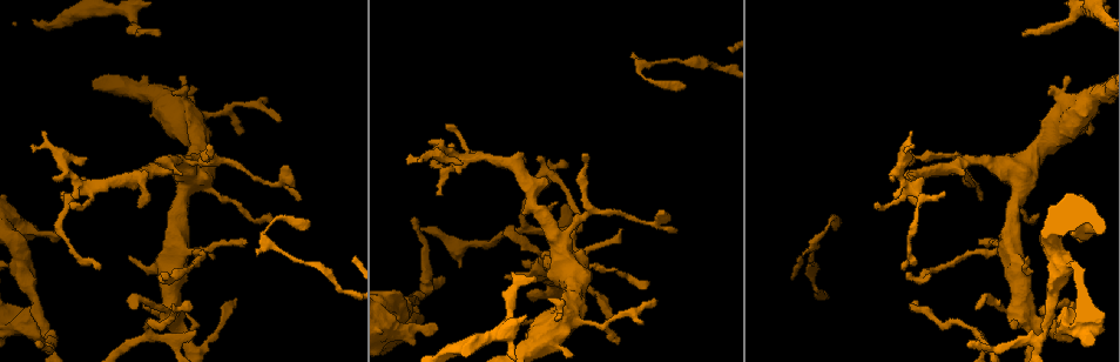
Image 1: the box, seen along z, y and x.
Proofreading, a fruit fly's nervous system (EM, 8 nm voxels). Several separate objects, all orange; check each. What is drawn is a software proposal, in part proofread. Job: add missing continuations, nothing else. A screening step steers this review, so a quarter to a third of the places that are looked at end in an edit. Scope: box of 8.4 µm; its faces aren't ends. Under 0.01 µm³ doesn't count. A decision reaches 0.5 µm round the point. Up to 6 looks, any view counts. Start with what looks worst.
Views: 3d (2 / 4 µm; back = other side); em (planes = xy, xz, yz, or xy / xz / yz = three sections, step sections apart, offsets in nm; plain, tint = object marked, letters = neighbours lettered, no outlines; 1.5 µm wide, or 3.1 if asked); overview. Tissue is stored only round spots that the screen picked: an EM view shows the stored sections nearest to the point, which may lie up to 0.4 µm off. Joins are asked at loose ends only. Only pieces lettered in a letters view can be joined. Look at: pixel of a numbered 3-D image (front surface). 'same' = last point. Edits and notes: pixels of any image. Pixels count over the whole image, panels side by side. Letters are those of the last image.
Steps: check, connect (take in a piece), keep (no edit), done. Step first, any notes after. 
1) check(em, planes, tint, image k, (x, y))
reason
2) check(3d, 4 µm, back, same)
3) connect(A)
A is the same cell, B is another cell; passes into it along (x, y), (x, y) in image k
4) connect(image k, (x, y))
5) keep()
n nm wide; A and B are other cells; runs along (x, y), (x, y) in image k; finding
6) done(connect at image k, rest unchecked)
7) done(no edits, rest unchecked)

check(3d, 2 µm, image 1, (30, 146))
free end

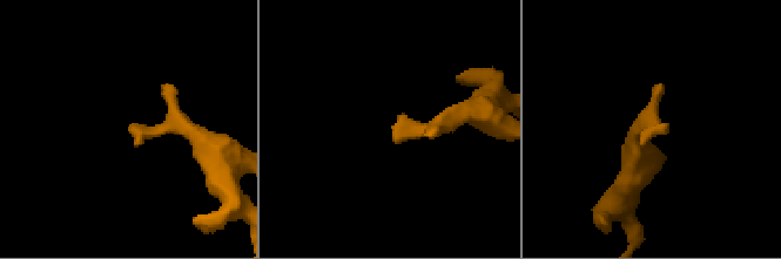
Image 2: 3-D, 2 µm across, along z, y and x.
check(em, yz, step 8, letters, image 2, (396, 140))
shape alone is not enough

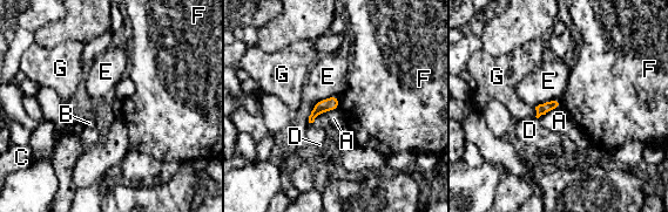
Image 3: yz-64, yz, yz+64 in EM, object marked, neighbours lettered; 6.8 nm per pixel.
check(em, planes, letters, same)

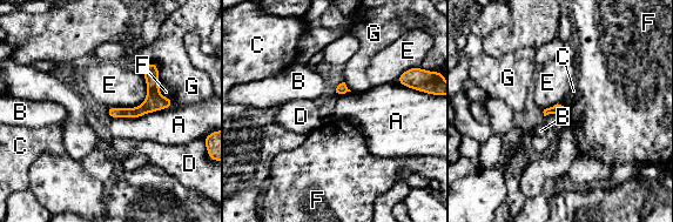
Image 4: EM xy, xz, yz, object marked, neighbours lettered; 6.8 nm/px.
keep()
A, B, C, D, E, F and G are other cells; runs along (152, 65), (152, 99), (113, 115) in image 4; none of them fits

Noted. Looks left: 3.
check(em, xz, step 8, letters, image 1, (209, 146))
free end

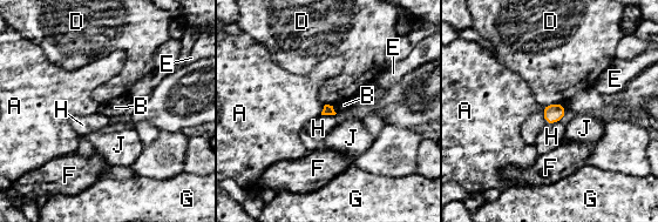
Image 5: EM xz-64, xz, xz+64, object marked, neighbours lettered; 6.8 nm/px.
check(em, planes, letters, same)
cut it another way

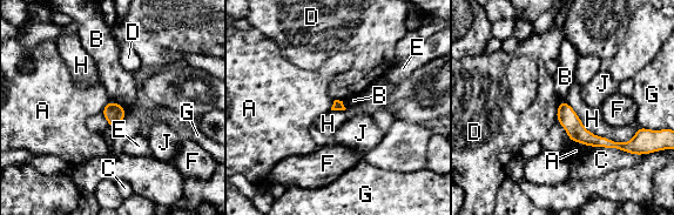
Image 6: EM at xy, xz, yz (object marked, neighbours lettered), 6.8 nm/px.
keep()
H touches over 550 nm; A, B, C, D, E, F, G, H and J are other cells; no lettered piece goes on from it

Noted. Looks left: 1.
done(no edits, rest unchecked)

